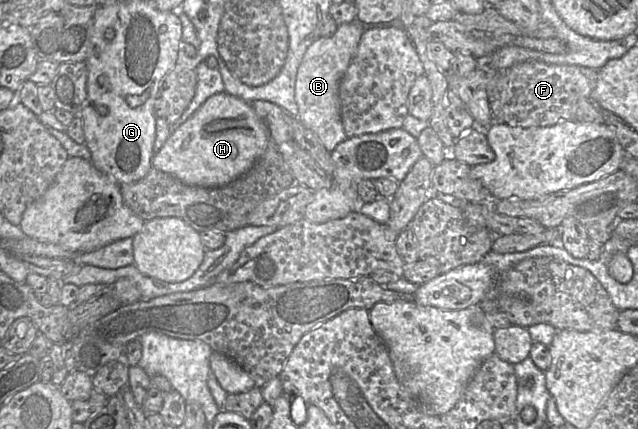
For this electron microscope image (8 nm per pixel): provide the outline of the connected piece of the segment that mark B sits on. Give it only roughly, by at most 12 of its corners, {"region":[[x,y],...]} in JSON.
{"region":[[339,25],[307,49],[298,120],[329,152],[347,138],[339,87],[365,30]]}

